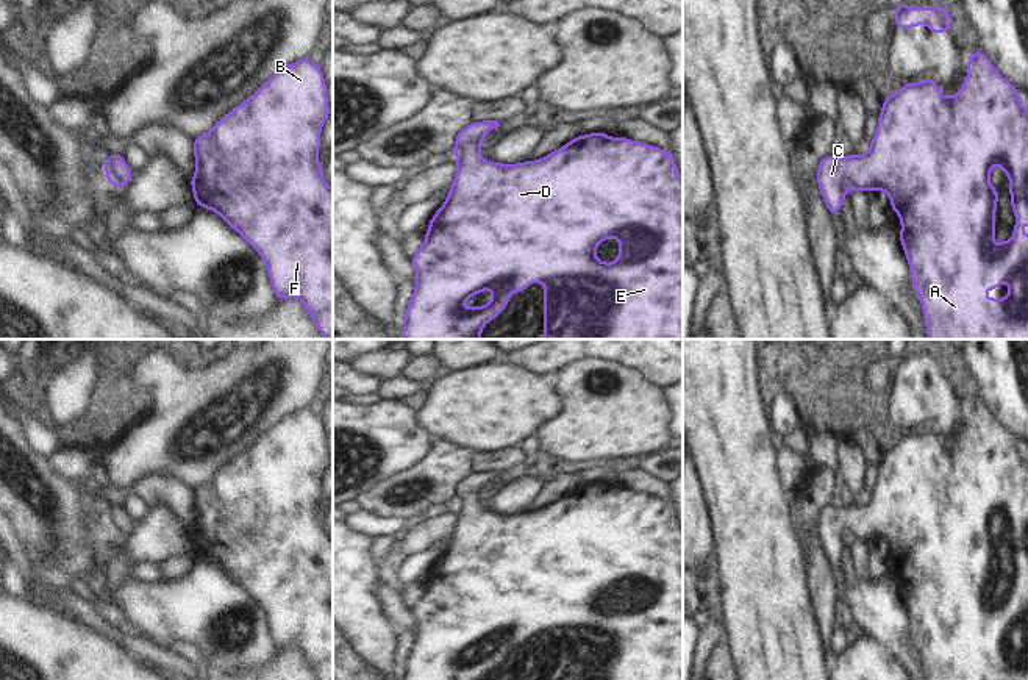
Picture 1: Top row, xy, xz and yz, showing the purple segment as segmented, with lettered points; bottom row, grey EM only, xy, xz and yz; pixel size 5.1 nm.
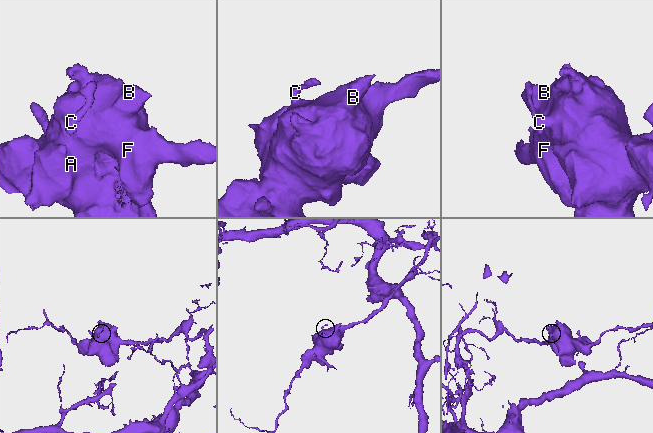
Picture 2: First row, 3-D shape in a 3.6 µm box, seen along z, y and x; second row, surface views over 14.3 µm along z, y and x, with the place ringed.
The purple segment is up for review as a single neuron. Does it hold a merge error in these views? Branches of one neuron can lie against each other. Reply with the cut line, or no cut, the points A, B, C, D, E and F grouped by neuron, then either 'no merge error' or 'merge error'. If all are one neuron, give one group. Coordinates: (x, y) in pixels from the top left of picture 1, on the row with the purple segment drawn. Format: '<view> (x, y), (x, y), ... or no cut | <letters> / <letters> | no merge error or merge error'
no cut | A B C D E F | no merge error

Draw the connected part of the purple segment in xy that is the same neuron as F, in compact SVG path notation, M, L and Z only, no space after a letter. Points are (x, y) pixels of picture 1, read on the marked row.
M308 56L287 64L217 120L211 131L192 139L197 167L189 178L194 206L217 213L261 255L275 299L298 299L325 339L333 339L333 189L323 180L317 152L322 127L330 116L320 66Z

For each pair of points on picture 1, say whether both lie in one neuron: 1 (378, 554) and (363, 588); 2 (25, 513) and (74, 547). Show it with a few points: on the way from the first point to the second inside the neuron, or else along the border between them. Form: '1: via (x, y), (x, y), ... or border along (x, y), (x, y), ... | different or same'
1: border along (372, 538), (371, 554), (388, 572) | different
2: via (38, 518), (61, 541) | same

